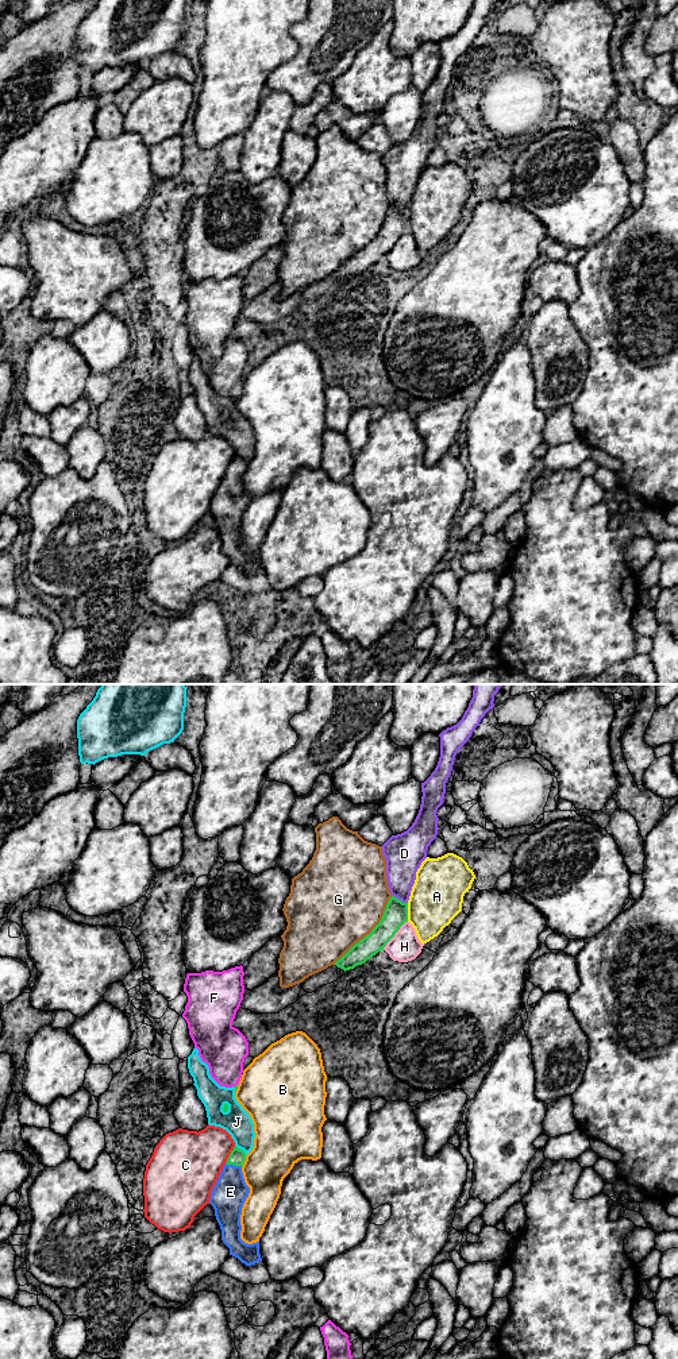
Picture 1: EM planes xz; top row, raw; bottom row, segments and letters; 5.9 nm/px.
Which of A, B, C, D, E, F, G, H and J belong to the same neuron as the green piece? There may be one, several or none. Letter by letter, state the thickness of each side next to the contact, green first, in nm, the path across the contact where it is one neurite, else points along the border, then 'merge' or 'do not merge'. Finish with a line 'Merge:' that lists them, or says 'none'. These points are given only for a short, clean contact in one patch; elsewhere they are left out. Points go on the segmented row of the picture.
A: 140 nm thick on the green side, 320 nm on the other; do not merge
B: 90 nm thick on the green side, 320 nm on the other; do not merge
C: 90 nm thick on the green side, 380 nm on the other; do not merge
D: 140 nm thick on the green side, 200 nm on the other; do not merge
E: 90 nm thick on the green side, 200 nm on the other; runs through xz (237, 1157), (234, 1165), (230, 1192); merge
F: 20 nm thick on the green side, 280 nm on the other; do not merge
G: 140 nm thick on the green side, 480 nm on the other; do not merge
H: 140 nm thick on the green side, 180 nm on the other; border along xz (407, 921), (382, 949); do not merge
J: 90 nm thick on the green side, 170 nm on the other; do not merge
Merge: E

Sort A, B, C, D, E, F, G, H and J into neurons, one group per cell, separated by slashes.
A H / B / C / D / E / F / G / J

